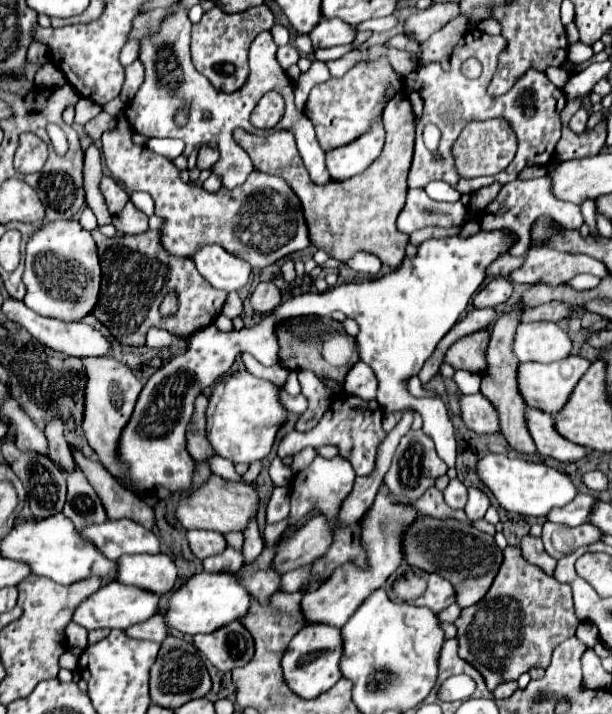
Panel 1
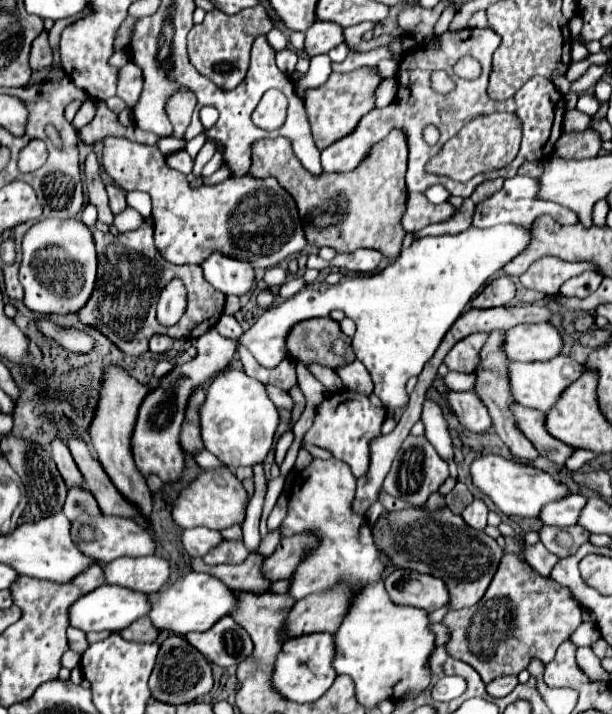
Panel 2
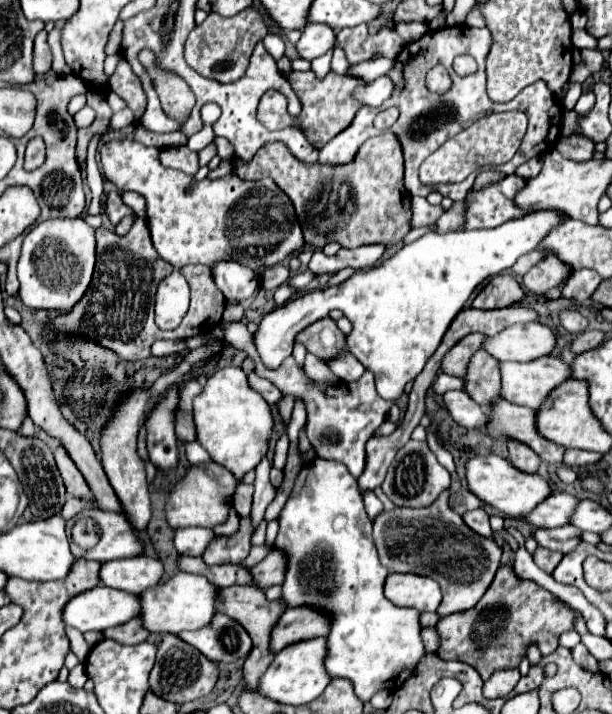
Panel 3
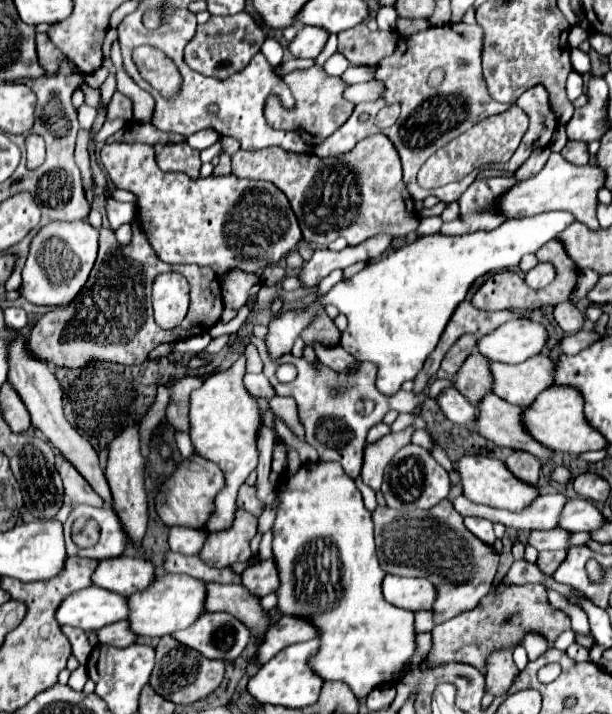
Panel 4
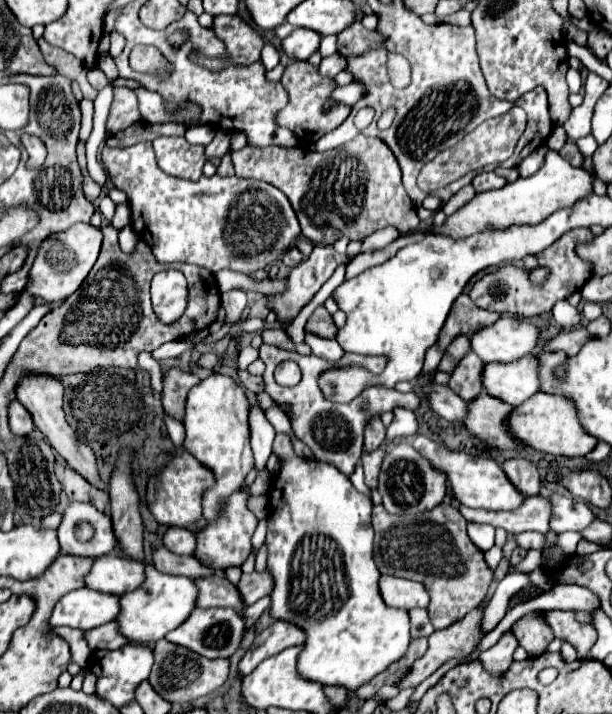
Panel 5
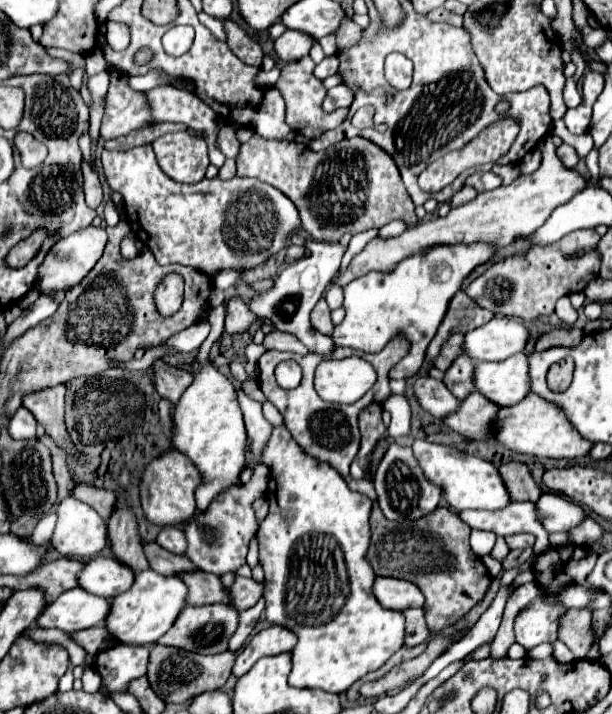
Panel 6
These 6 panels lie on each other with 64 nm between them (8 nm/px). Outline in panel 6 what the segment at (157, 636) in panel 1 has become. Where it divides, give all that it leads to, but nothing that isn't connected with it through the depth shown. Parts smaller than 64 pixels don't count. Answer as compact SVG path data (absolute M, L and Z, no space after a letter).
M94 626L94 628L88 628L88 630L78 630L78 632L72 632L72 640L82 646L86 652L90 654L98 654L110 646L114 646L114 638L106 632L106 628L102 626Z

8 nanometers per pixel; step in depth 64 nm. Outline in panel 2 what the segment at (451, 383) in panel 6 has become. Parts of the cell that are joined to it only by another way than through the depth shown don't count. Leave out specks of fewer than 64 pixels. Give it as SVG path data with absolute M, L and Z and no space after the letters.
M492 332L484 344L484 348L480 350L480 364L476 368L476 384L474 384L474 392L478 394L478 398L484 402L484 406L490 412L492 424L496 434L502 438L502 442L508 446L508 450L512 452L512 456L524 464L532 464L538 458L538 452L534 452L534 446L522 436L522 432L518 432L518 428L514 428L514 420L510 420L510 384L506 380L506 364L510 360L506 360L506 356L502 356L502 332Z

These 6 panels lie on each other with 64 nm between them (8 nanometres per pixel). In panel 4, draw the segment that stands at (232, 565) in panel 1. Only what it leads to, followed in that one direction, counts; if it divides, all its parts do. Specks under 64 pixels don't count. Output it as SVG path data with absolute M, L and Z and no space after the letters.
M238 508L234 516L234 524L226 530L210 532L200 550L200 560L214 566L226 568L234 562L246 562L250 558L250 540L256 534L258 518L250 512Z

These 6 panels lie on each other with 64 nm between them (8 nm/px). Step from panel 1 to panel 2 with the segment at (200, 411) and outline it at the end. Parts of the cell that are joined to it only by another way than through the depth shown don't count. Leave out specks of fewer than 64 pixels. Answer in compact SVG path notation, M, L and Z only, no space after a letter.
M196 388L188 400L186 414L184 414L184 424L180 430L180 444L188 454L198 452L198 448L204 448L202 438L200 438L200 424L198 424L198 404L204 400L204 390Z

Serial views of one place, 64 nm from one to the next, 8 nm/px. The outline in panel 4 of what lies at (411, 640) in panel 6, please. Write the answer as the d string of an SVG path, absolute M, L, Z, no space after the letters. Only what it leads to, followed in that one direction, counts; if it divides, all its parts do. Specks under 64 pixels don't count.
M416 610L414 612L414 624L416 624L416 632L430 632L434 628L434 620L432 620L432 612L430 610Z

